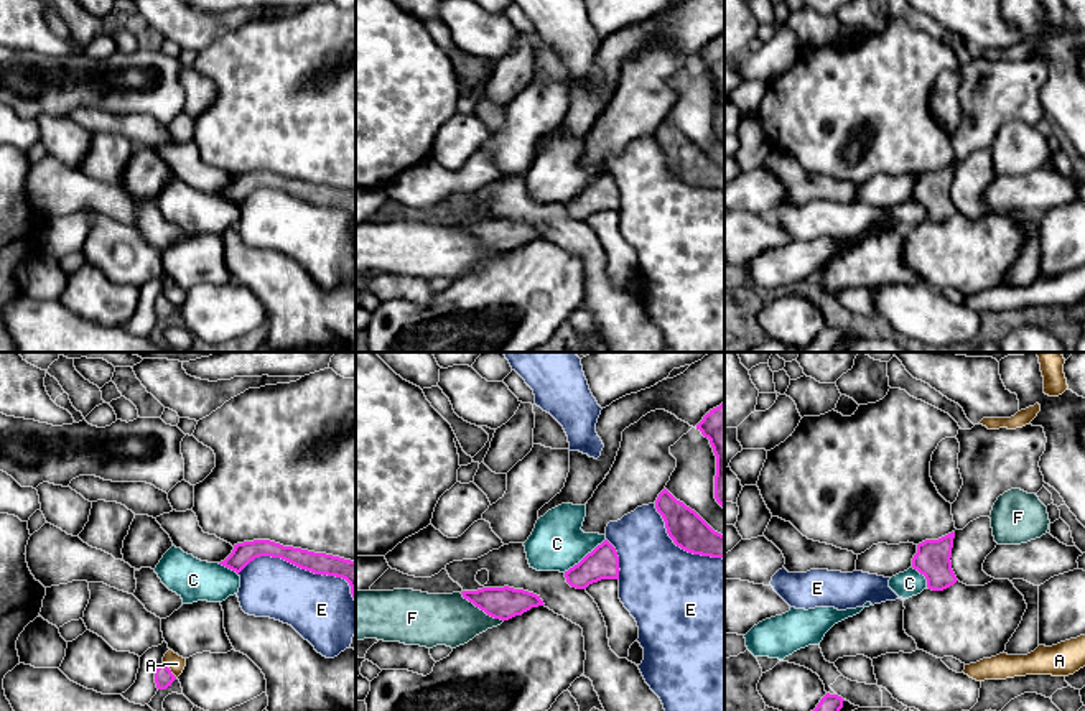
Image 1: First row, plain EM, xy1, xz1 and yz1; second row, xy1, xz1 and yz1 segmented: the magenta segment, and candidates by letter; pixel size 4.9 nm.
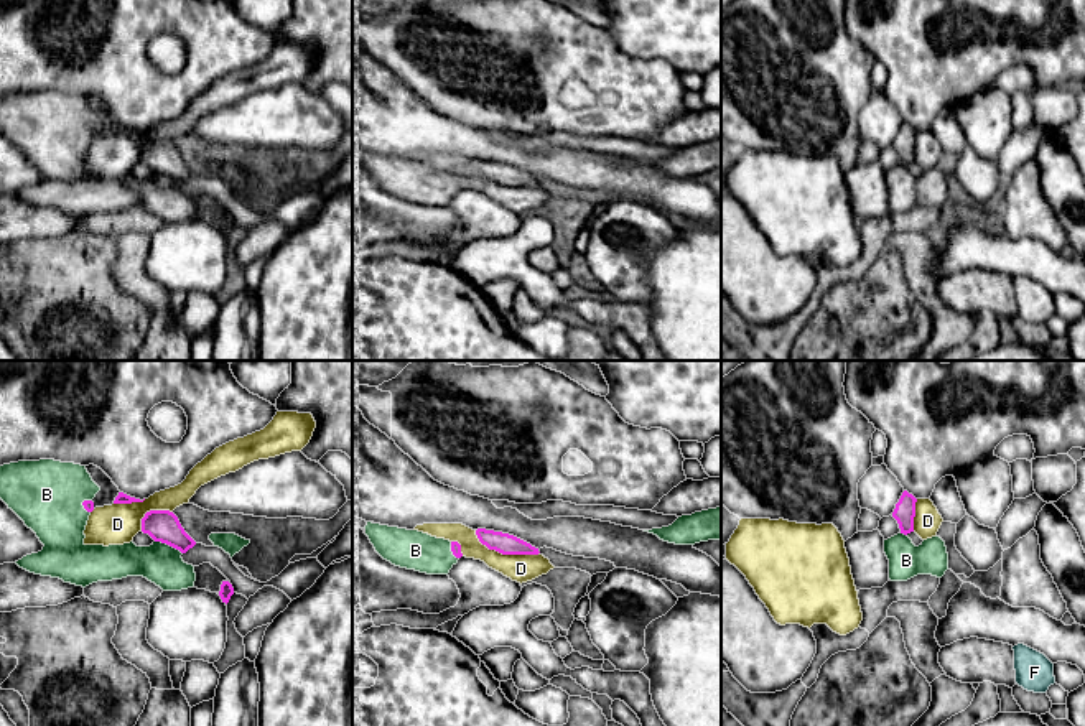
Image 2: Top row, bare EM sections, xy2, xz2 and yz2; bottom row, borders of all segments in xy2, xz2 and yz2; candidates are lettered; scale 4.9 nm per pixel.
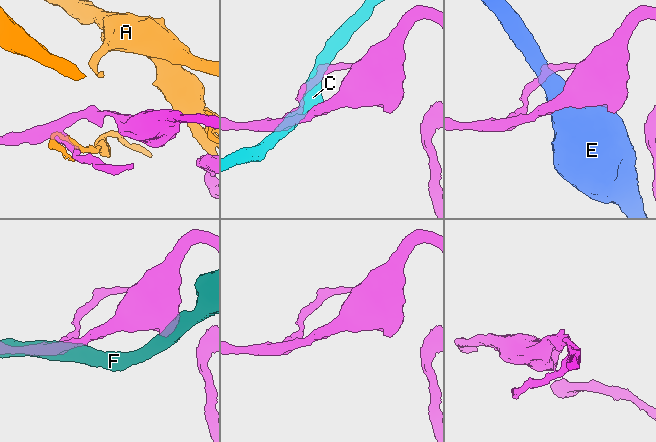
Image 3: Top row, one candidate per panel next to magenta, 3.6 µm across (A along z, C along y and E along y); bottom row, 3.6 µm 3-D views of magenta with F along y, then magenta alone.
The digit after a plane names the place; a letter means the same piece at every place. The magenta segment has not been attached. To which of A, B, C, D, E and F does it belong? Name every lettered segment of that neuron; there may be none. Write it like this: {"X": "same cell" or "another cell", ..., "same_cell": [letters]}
{"A": "another cell", "B": "same cell", "C": "another cell", "D": "another cell", "E": "another cell", "F": "another cell", "same_cell": ["B"]}

